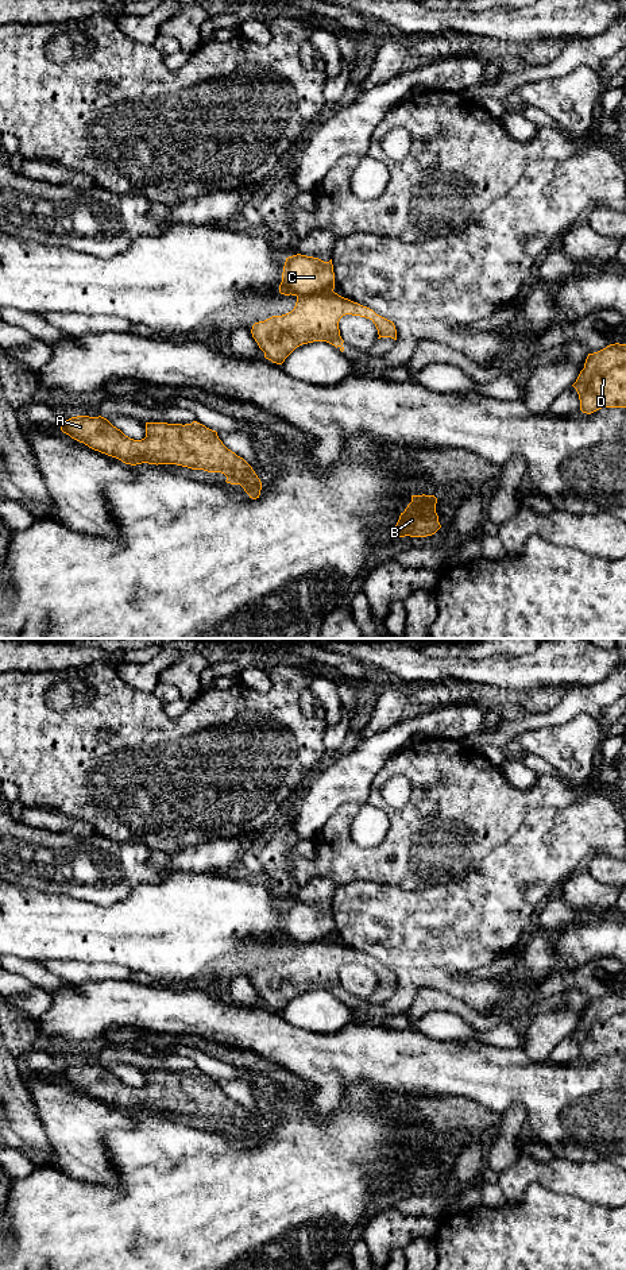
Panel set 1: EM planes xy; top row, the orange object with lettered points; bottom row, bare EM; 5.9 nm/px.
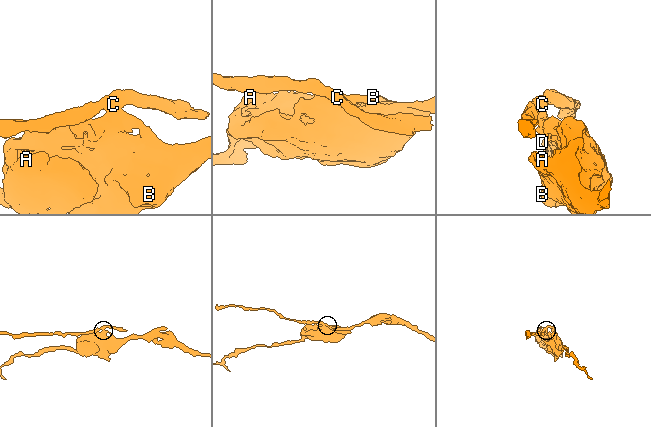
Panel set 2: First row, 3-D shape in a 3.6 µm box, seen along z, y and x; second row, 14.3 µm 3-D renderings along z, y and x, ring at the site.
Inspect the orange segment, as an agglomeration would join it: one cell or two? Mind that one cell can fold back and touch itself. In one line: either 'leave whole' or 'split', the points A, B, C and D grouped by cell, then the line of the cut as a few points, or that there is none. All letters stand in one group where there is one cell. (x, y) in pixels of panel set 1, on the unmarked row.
split; groups A B D / C; cut xy (332, 938), (300, 942), (297, 945)

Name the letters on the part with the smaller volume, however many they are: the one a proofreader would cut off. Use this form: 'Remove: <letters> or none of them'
Remove: C

